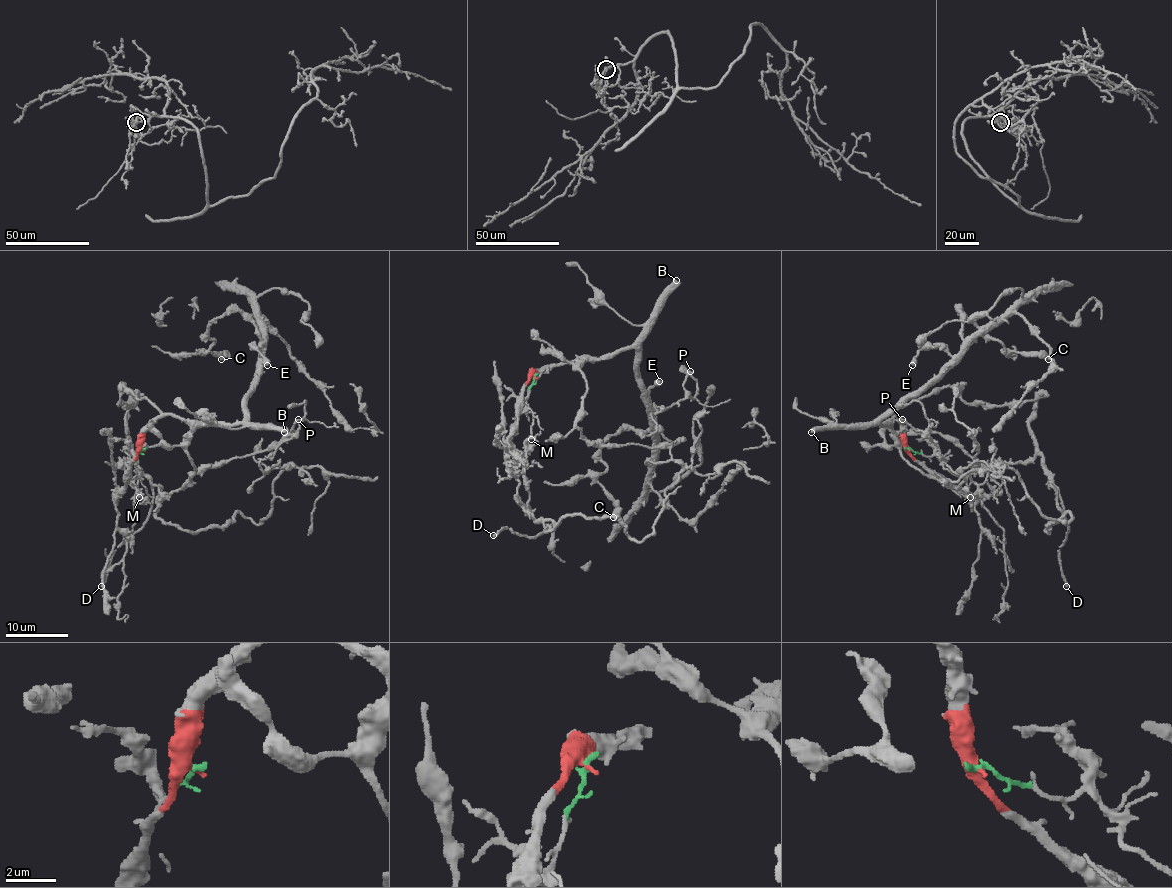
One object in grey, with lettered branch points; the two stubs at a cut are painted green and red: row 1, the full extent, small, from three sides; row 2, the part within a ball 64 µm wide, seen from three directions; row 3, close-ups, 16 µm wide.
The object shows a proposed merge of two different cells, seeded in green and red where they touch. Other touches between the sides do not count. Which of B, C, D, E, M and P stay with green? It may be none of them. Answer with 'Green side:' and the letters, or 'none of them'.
Green side: D, M, P

